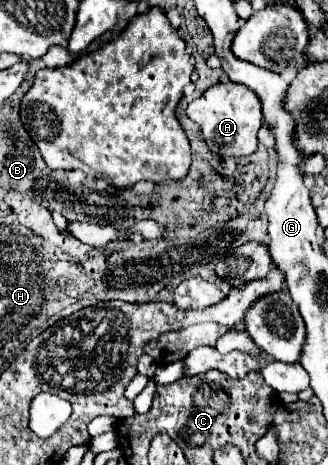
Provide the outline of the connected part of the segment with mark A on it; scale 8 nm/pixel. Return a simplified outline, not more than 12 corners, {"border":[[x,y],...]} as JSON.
{"border":[[231,81],[189,103],[217,155],[257,149],[261,101]]}

